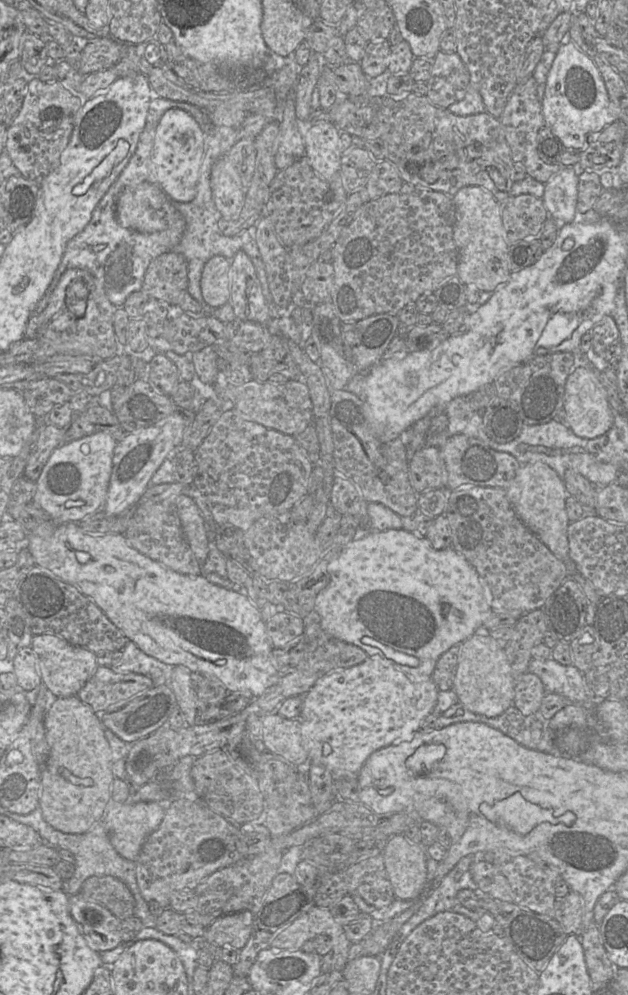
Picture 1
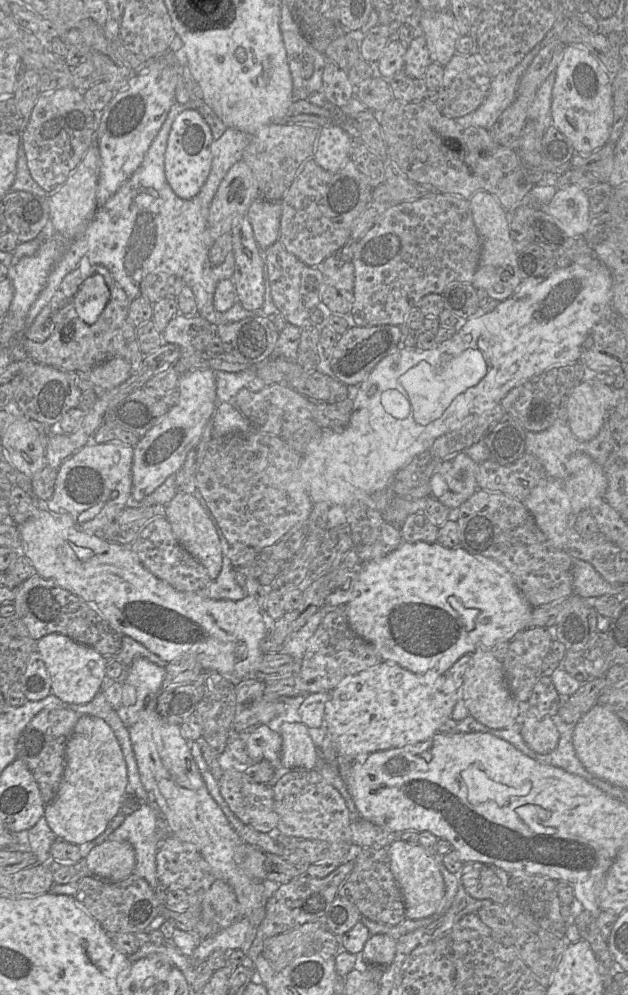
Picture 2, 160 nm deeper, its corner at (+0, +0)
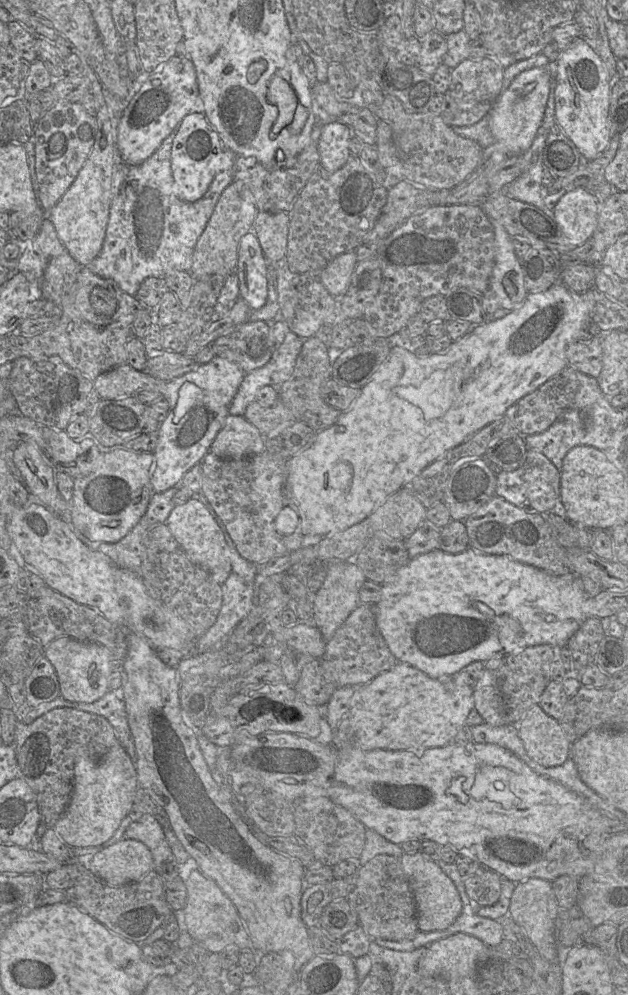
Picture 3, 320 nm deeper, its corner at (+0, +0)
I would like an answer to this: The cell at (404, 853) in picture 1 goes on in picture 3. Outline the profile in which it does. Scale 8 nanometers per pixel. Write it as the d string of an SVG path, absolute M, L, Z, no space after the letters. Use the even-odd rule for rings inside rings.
M419 851L415 854L404 853L400 857L400 863L413 892L419 930L424 932L445 930L453 924L462 911L461 897L453 881L437 862Z

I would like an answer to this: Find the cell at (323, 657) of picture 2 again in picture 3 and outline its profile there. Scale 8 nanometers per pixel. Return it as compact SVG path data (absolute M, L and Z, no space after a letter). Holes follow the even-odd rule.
M361 603L350 613L332 638L326 642L321 663L326 678L337 688L366 684L398 663L377 627L375 604Z

